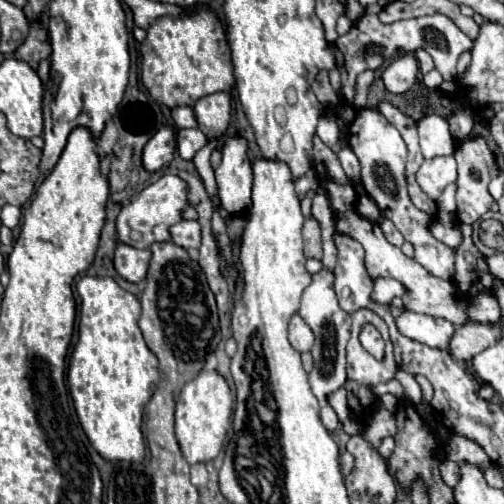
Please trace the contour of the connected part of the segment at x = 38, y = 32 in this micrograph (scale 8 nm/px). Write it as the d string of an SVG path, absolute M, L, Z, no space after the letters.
M34 20L34 22L30 22L26 40L14 52L14 58L26 60L32 68L38 68L38 62L48 56L50 56L50 38L48 38L46 24L40 20Z

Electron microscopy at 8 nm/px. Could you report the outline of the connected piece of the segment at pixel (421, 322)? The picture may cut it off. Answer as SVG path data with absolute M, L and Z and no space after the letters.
M404 310L396 318L396 324L404 336L418 340L418 342L432 346L432 348L448 348L450 336L454 334L452 322L448 322L444 318L432 318L426 314L408 312L408 310Z

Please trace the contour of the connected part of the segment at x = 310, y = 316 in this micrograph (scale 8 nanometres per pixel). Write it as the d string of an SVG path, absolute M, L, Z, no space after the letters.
M320 270L318 274L314 274L312 284L302 294L302 304L298 312L316 336L316 342L312 346L314 370L310 372L310 388L320 402L320 420L328 432L334 432L338 428L338 416L334 408L328 404L328 396L342 388L346 382L346 342L350 336L350 314L338 306L332 280L334 280L332 272Z

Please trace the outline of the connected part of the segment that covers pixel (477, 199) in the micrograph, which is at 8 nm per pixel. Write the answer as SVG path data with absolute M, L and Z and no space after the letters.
M472 138L472 140L464 140L458 144L456 154L454 154L456 162L458 162L458 190L456 190L456 204L458 204L458 218L466 224L474 224L476 220L480 220L482 214L486 214L490 210L490 206L494 204L492 194L488 192L488 182L492 178L496 178L500 174L496 158L492 154L492 150L488 148L484 138Z

